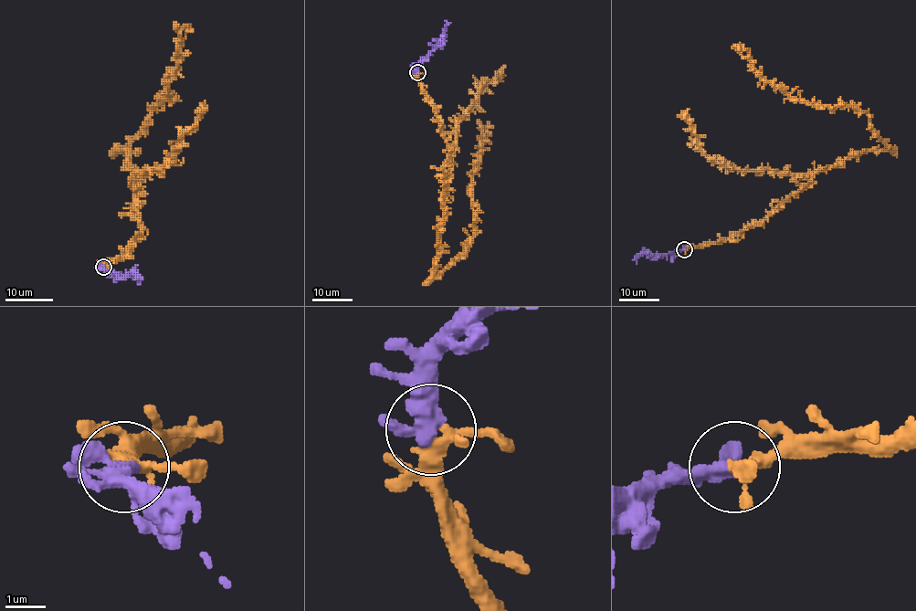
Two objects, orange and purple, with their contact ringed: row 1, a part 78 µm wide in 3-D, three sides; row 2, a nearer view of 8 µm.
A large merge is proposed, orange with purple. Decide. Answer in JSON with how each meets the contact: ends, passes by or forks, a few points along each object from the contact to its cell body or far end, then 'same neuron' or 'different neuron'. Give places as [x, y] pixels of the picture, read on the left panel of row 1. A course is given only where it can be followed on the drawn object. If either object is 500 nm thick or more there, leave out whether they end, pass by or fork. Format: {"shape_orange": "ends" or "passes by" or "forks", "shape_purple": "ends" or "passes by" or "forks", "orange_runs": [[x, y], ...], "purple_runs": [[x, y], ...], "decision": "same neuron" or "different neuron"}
{"shape_orange": "forks", "shape_purple": "passes by", "orange_runs": [[104, 267], [141, 234], [135, 168], [122, 149], [169, 98], [181, 29], [192, 32]], "purple_runs": [[102, 267], [125, 274], [133, 273], [140, 279], [138, 285]], "decision": "same neuron"}

